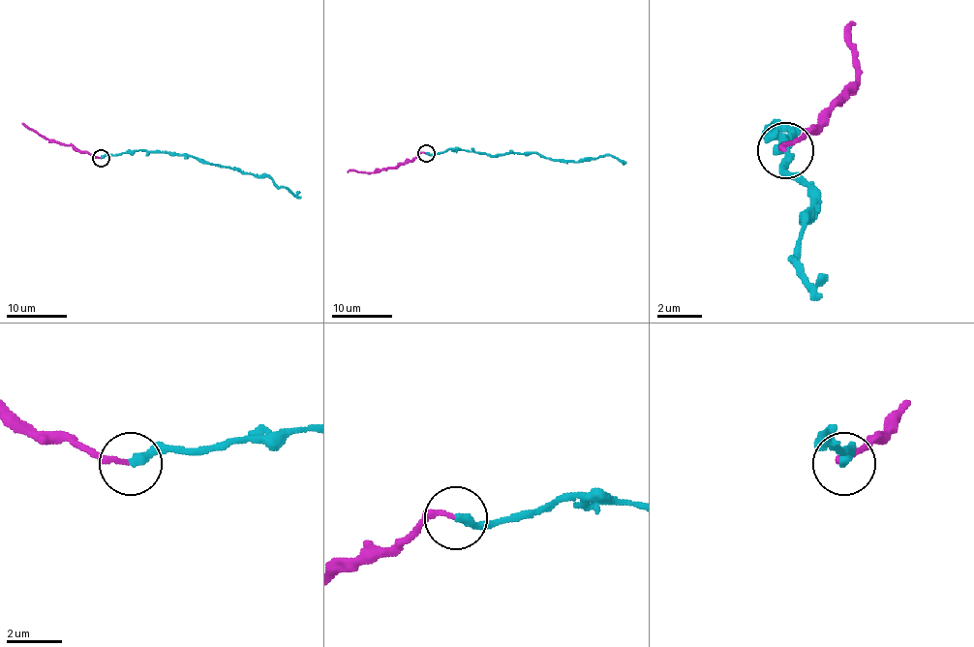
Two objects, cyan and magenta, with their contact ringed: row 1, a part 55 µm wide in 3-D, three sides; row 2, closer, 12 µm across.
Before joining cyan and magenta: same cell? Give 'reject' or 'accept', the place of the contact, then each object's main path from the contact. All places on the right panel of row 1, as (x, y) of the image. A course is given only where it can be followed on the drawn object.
accept | (785, 150) | cyan via (783, 149), (778, 121), (795, 132), (783, 166), (817, 205), (795, 256), (823, 295) | magenta via (783, 149), (857, 81), (851, 19)

